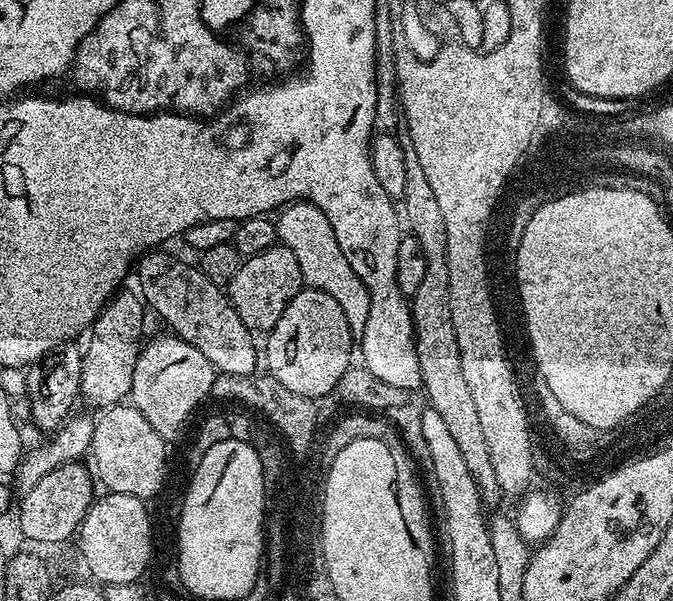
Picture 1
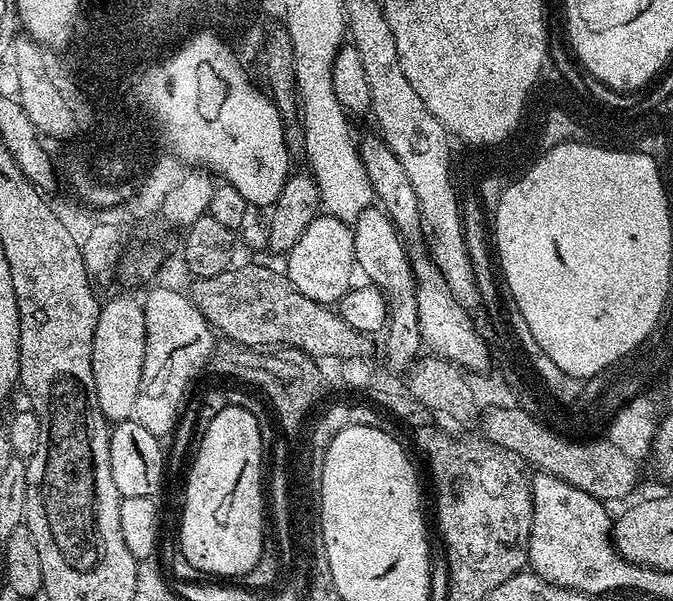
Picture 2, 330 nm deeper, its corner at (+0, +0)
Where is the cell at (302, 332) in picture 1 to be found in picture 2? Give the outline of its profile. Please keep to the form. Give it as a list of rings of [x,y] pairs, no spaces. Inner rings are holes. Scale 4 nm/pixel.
[[[317,215],[316,219],[310,222],[310,226],[306,226],[306,234],[302,234],[302,238],[298,238],[298,242],[294,242],[292,249],[286,253],[286,260],[288,260],[287,276],[302,295],[323,305],[339,305],[340,299],[347,294],[348,289],[354,284],[352,272],[354,273],[356,268],[356,255],[354,254],[354,234],[351,227],[333,216]]]

